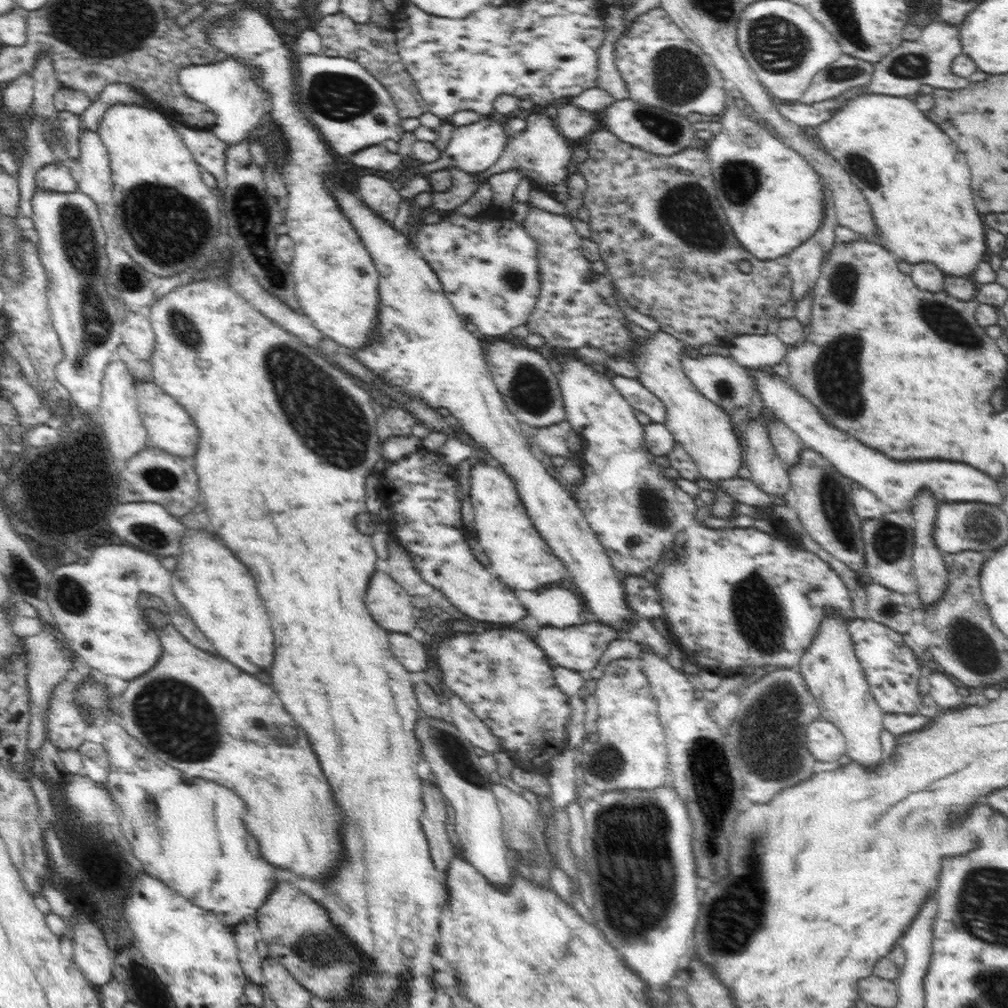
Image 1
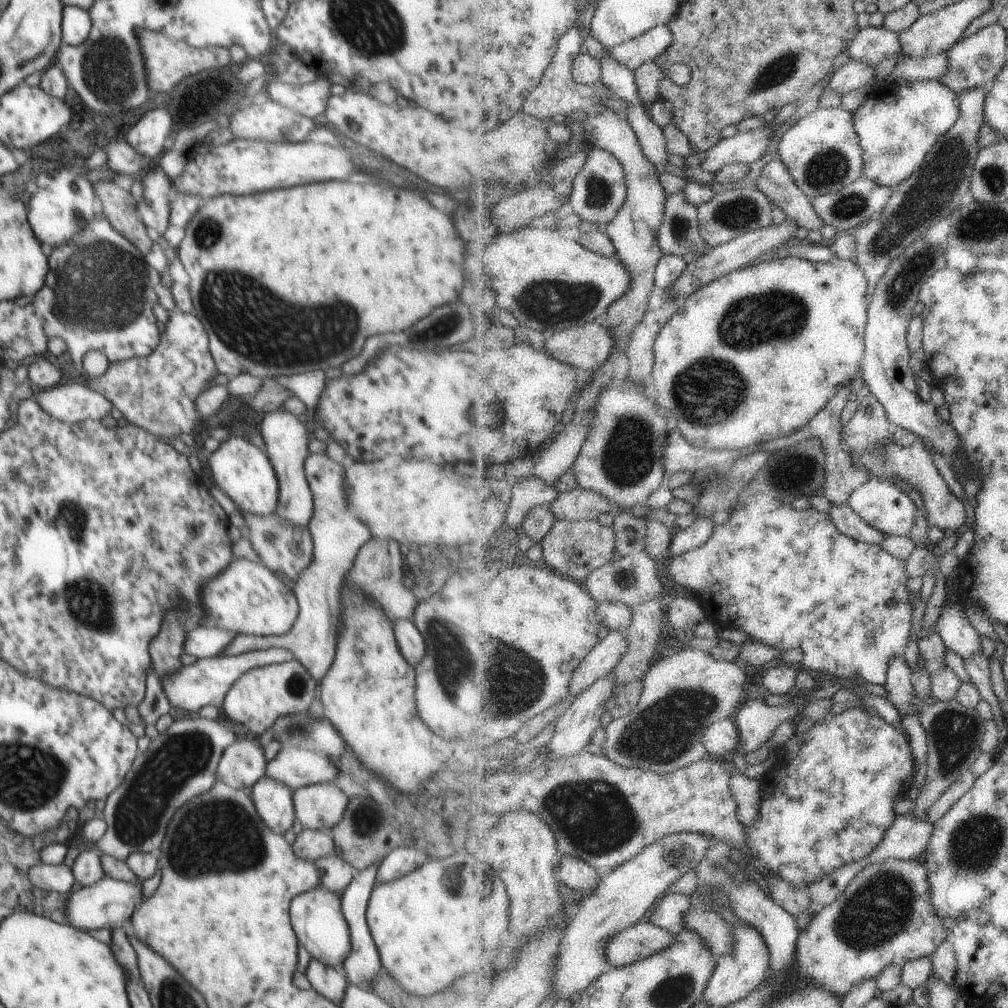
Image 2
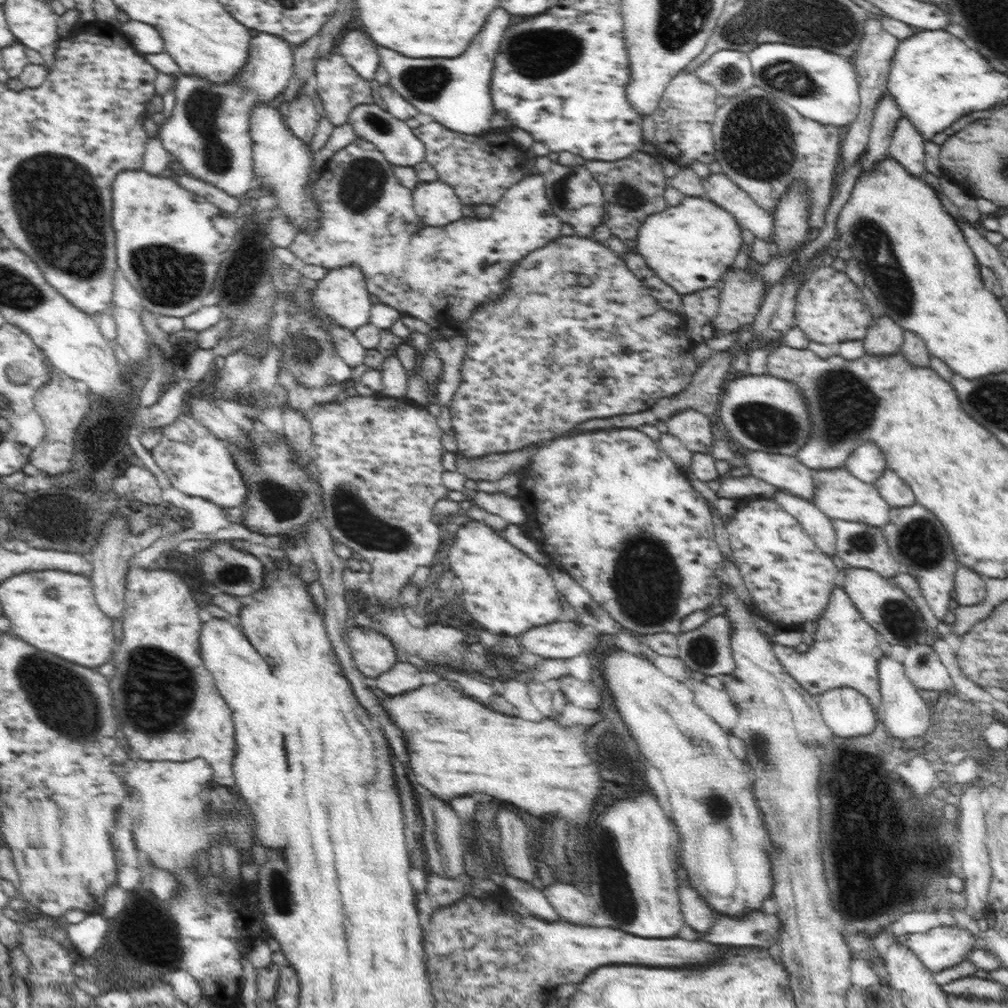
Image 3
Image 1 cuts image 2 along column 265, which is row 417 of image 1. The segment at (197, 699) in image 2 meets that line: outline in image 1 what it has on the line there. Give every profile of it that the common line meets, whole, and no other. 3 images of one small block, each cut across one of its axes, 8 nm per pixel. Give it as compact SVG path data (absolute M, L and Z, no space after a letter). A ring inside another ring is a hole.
M616 375L611 378L611 383L632 408L647 414L652 423L665 422L665 405L652 392L649 392L638 379Z

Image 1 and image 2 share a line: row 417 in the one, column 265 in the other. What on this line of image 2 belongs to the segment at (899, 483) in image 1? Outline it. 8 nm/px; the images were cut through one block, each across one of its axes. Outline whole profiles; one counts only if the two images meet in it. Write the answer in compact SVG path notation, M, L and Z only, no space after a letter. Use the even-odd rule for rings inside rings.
M262 777L252 785L252 804L266 828L284 836L294 823L292 791L286 784Z

